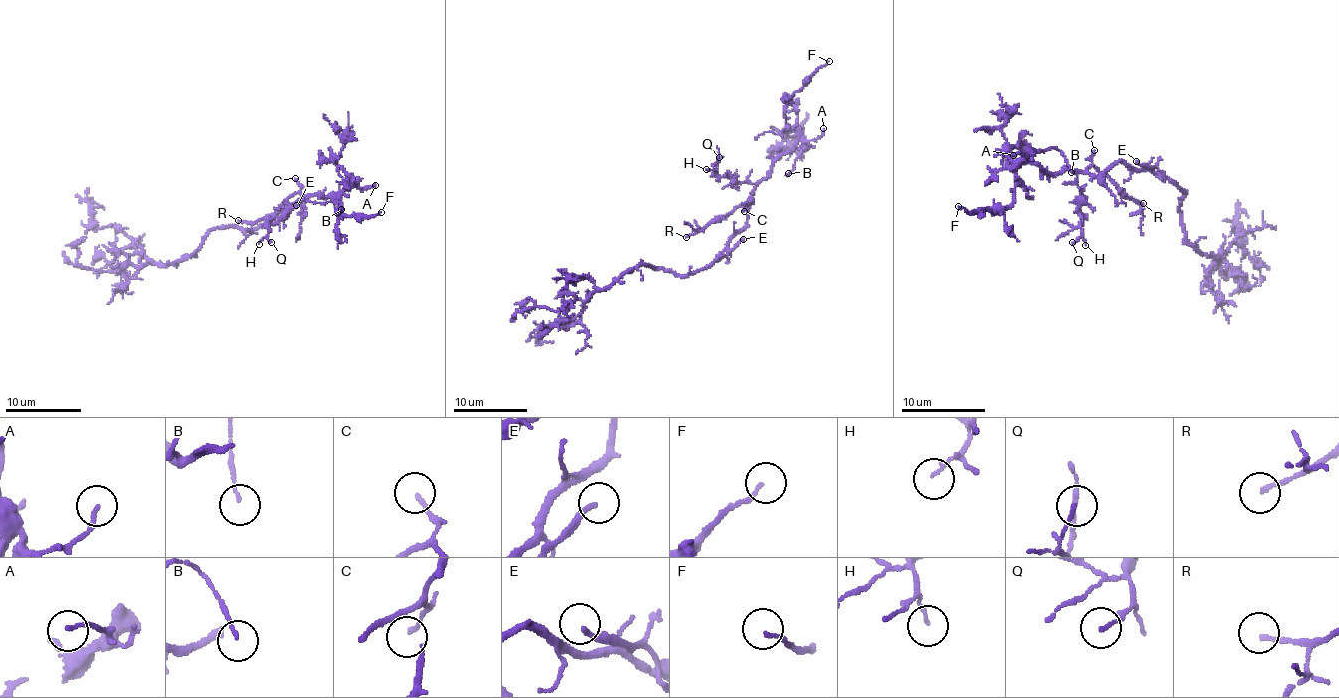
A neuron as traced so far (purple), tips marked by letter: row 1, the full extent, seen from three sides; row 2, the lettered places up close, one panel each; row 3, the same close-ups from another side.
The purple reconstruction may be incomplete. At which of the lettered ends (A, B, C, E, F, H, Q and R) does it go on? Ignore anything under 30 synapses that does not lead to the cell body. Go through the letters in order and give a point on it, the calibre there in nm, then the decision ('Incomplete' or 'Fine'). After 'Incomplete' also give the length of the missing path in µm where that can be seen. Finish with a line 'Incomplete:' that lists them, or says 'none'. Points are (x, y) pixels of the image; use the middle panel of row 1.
A: Place: (823, 128). Thickness 160 nm. Fine
B: Place: (788, 173). Thickness 90 nm. Fine
C: Place: (744, 211). Thickness 130 nm. Fine
E: Place: (743, 239). Thickness 190 nm. Incomplete. Missing length about 50 µm
F: Place: (829, 61). Thickness 130 nm. Fine
H: Place: (706, 169). Thickness 120 nm. Fine
Q: Place: (719, 157). Thickness 130 nm. Fine
R: Place: (686, 237). Thickness 150 nm. Fine
Incomplete: E

